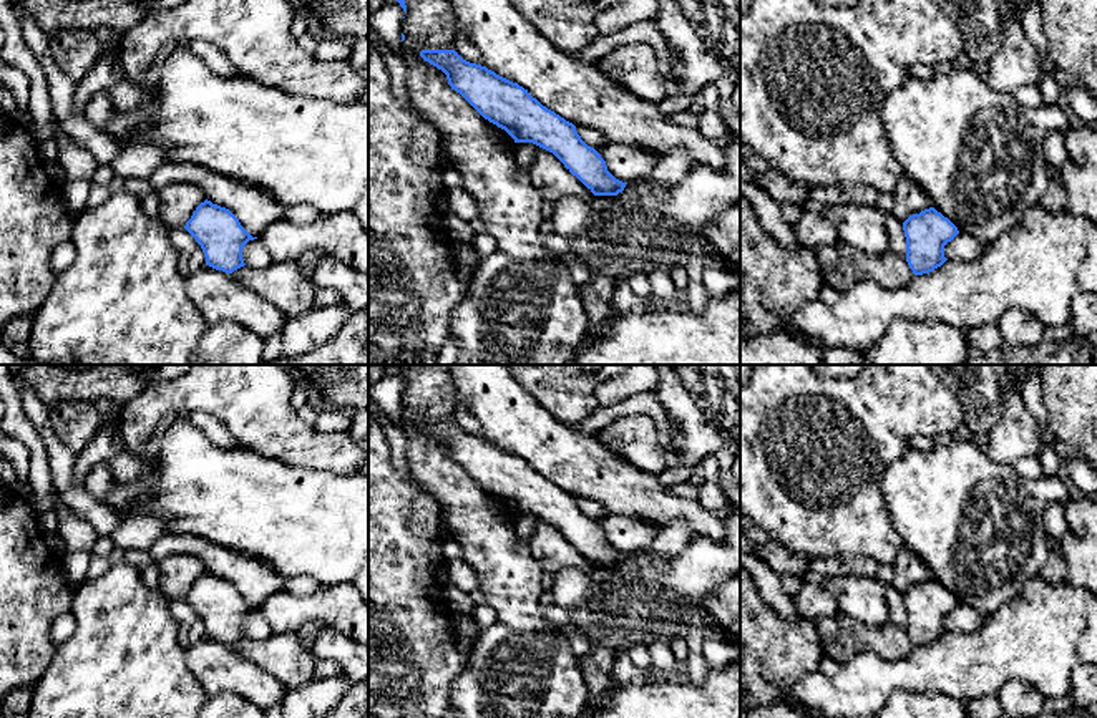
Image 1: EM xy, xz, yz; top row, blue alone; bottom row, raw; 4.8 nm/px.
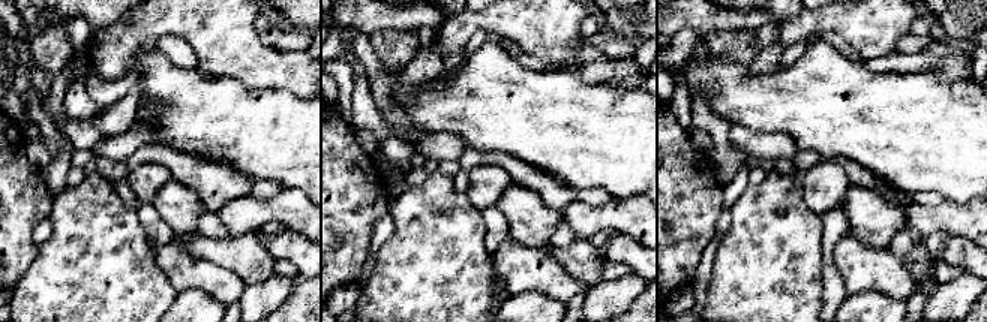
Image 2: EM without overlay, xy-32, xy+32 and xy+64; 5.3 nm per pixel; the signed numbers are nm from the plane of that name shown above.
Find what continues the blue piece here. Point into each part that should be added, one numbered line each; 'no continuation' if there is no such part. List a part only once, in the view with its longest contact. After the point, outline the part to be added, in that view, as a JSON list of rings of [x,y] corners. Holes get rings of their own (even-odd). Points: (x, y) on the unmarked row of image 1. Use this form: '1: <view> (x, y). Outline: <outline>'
no continuation

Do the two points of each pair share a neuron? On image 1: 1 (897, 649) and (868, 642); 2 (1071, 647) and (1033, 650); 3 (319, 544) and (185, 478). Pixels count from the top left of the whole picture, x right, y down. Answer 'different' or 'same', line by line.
1: same
2: same
3: same

